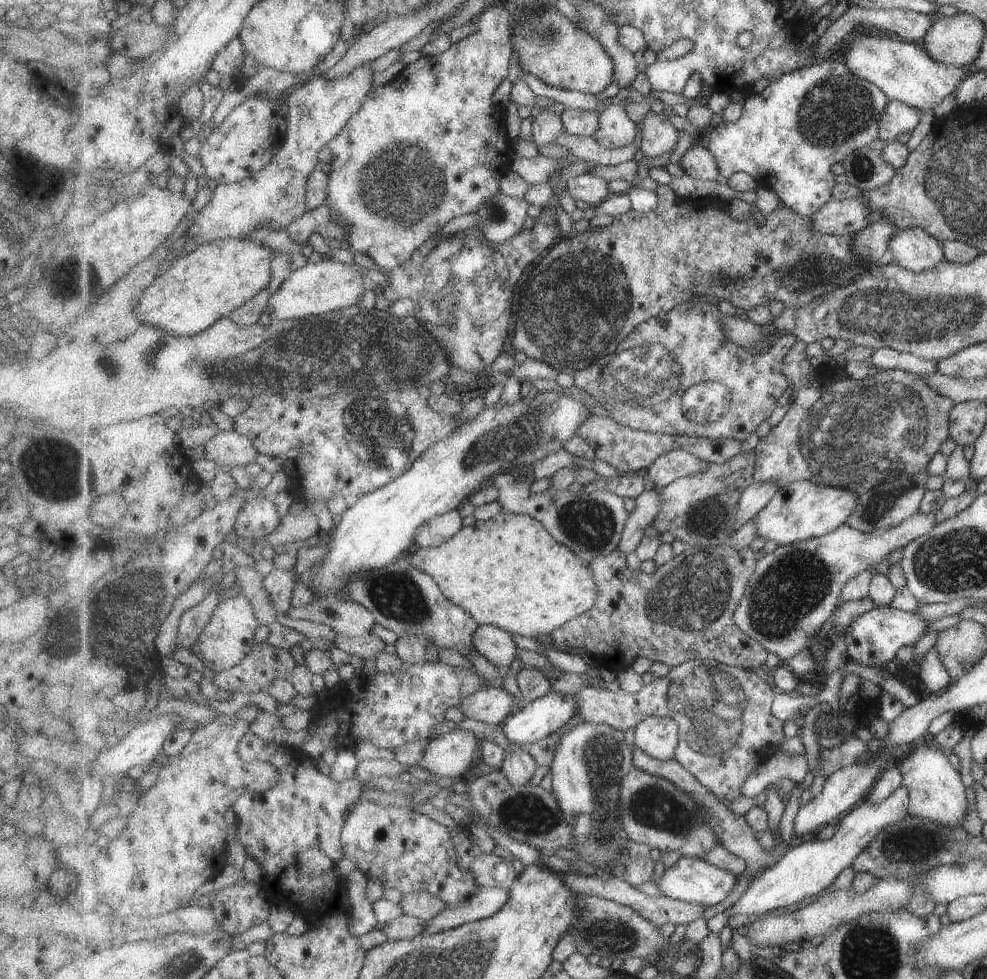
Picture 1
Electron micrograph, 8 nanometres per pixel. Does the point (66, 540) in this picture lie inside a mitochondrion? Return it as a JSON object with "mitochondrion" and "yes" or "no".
{"mitochondrion":"no"}

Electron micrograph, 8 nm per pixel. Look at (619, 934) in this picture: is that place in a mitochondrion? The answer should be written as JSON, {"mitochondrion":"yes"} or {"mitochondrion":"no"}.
{"mitochondrion":"yes"}

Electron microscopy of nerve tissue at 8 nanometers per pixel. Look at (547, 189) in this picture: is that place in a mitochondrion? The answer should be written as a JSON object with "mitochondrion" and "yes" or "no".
{"mitochondrion":"no"}

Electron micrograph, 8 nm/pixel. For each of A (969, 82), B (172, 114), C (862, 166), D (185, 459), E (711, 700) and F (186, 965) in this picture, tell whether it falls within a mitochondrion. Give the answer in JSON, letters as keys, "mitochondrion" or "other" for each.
{"A":"other","B":"other","C":"mitochondrion","D":"other","E":"mitochondrion","F":"mitochondrion"}

